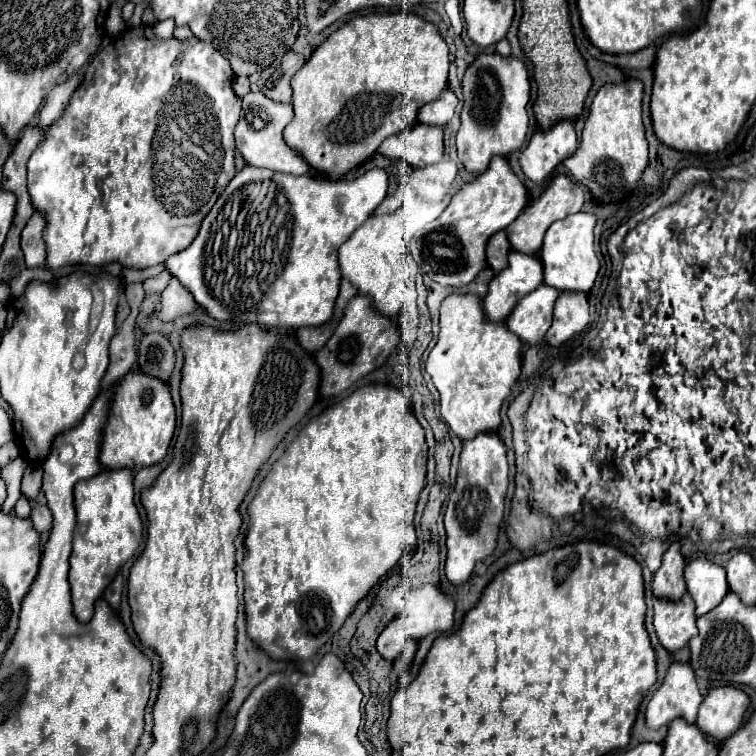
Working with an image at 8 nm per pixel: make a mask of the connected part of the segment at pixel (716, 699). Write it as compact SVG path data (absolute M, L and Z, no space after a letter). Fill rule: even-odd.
M723 686L711 690L699 706L697 728L715 738L729 738L743 722L743 714L749 706L749 696L733 686Z

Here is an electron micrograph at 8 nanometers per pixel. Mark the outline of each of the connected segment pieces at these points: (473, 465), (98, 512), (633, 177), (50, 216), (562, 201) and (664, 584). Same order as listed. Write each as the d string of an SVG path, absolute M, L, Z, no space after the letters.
M485 432L463 442L455 490L445 512L447 562L445 574L453 584L463 584L473 576L475 564L493 554L505 512L505 494L509 486L509 464L503 440L495 432Z
M129 468L103 470L97 476L75 486L77 528L73 552L69 558L69 584L73 616L83 624L91 620L95 600L103 594L105 586L115 578L117 570L135 554L143 540L143 520L133 498L133 472Z
M625 80L621 84L605 84L599 88L597 96L589 106L589 116L581 134L581 144L577 152L567 158L563 164L573 174L573 178L585 184L591 196L599 202L621 198L623 188L633 188L645 166L647 166L647 140L641 120L641 98L643 98L643 84L639 80Z
M149 26L127 28L93 56L93 60L87 66L85 78L73 92L69 104L63 110L63 116L57 118L47 128L43 142L31 154L27 164L27 182L29 182L33 208L45 216L45 232L43 232L43 240L47 246L45 266L51 272L57 272L59 268L73 266L73 264L107 264L107 262L119 262L127 268L149 268L185 250L195 240L197 228L201 228L201 220L209 214L209 208L215 204L217 196L225 190L225 186L235 176L233 130L239 120L241 98L233 90L233 78L235 74L229 66L229 60L221 52L217 52L213 44L197 38L191 38L187 42L179 42L175 38L161 40L153 34Z
M557 174L551 178L547 190L535 200L531 202L523 212L521 216L517 216L515 224L509 228L505 228L505 234L509 236L509 242L511 242L511 248L517 250L517 252L525 252L525 254L539 254L541 250L541 244L543 244L543 236L545 236L545 230L549 228L551 222L555 220L561 220L569 214L577 214L581 212L581 206L583 206L583 188L571 180L569 176L565 174Z
M673 542L663 554L661 568L653 574L653 596L679 600L687 592L683 568L685 568L685 560L679 552L679 542Z

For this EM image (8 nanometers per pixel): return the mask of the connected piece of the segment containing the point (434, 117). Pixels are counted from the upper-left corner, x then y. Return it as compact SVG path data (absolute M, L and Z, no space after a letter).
M451 88L441 92L441 96L429 104L425 104L419 110L419 122L423 124L433 124L433 126L445 126L455 112L457 106L457 96Z

